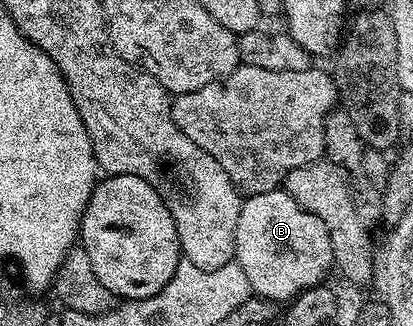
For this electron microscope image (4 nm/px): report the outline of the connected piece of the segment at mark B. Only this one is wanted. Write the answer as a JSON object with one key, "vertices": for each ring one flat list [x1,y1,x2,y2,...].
{"vertices":[[284,189,243,198,240,221,236,221,234,259,244,269,244,277,248,277,251,292,271,301,289,301,301,291,319,286,325,280,322,278,334,267,332,241,328,237,328,229,324,229,324,221,303,209]]}

